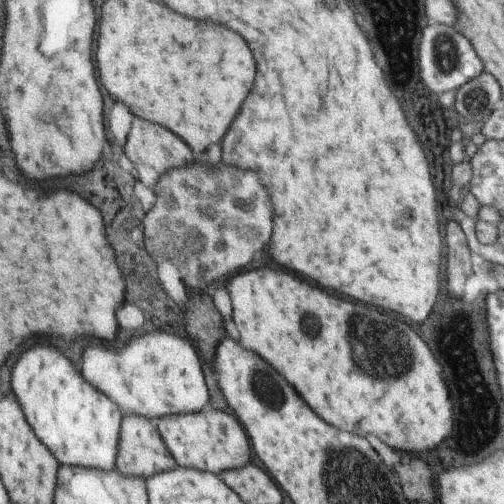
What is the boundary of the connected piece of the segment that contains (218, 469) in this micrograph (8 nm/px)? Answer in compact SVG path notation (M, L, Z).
M210 408L184 416L174 414L158 420L156 425L178 468L194 468L202 472L222 474L236 468L246 468L246 464L250 463L250 444L244 426L240 426L240 421L226 414L224 410Z

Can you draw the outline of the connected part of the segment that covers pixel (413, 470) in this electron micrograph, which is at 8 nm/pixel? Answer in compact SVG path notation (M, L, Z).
M420 458L402 460L396 464L396 472L400 476L400 484L408 500L426 500L426 502L436 500L436 486L432 484L434 476L424 460Z

